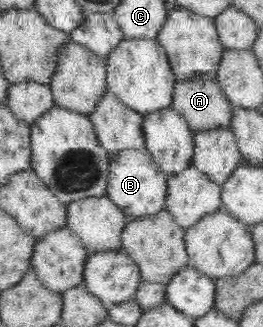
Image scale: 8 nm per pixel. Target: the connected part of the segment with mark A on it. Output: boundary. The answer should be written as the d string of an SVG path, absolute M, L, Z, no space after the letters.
M196 74L188 79L176 80L172 91L172 108L186 121L191 130L228 128L233 107L213 75Z

